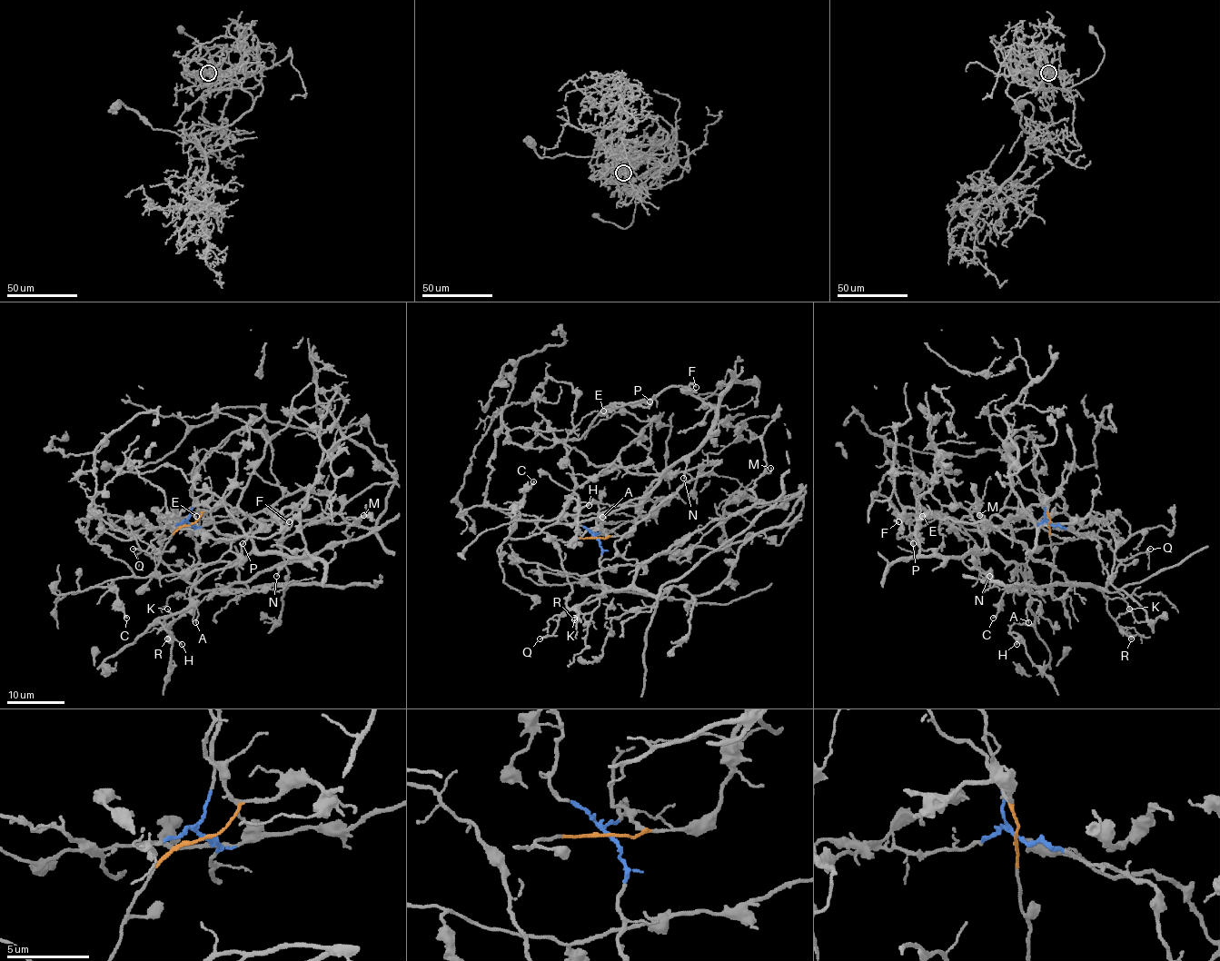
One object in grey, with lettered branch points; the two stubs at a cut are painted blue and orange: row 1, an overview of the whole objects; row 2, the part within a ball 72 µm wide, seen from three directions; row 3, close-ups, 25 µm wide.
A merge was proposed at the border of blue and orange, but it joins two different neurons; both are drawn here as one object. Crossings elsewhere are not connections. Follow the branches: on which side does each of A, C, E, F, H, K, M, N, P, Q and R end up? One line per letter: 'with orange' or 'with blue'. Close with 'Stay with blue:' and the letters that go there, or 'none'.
A: with orange
C: with orange
E: with orange
F: with orange
H: with orange
K: with blue
M: with blue
N: with orange
P: with orange
Q: with blue
R: with blue
Stay with blue: K, M, Q, R

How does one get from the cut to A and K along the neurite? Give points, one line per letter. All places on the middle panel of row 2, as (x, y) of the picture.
A: (596, 538), (630, 530), (639, 500), (666, 475), (659, 474), (639, 504), (601, 518)
K: (596, 538), (601, 549), (599, 577), (605, 587), (603, 596), (606, 591), (591, 594), (581, 603), (574, 618)

